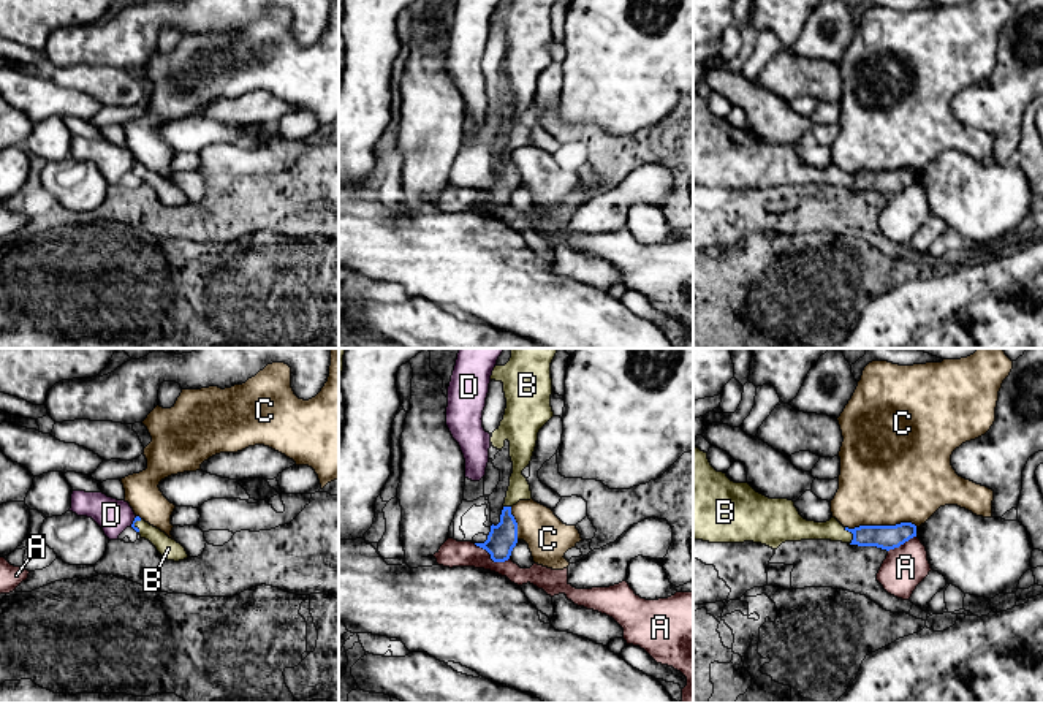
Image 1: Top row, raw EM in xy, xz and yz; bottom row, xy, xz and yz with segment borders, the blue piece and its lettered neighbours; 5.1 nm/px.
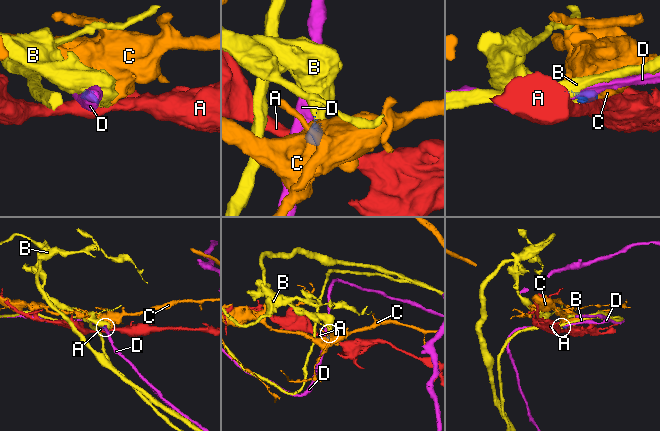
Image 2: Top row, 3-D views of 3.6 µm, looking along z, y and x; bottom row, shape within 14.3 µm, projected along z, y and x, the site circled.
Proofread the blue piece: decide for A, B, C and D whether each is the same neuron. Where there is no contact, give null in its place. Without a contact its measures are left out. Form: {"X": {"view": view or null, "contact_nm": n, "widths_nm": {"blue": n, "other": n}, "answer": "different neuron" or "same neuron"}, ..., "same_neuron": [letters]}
{"A": {"view": "xz", "contact_nm": 200, "widths_nm": {"blue": 150, "other": 140}, "answer": "different neuron"}, "B": {"view": "yz", "contact_nm": 90, "widths_nm": {"blue": 130, "other": 100}, "answer": "same neuron"}, "C": {"view": "yz", "contact_nm": 360, "widths_nm": {"blue": 130, "other": 480}, "answer": "different neuron"}, "D": {"view": "xy", "contact_nm": 70, "widths_nm": {"blue": 20, "other": 170}, "answer": "different neuron"}, "same_neuron": ["B"]}

